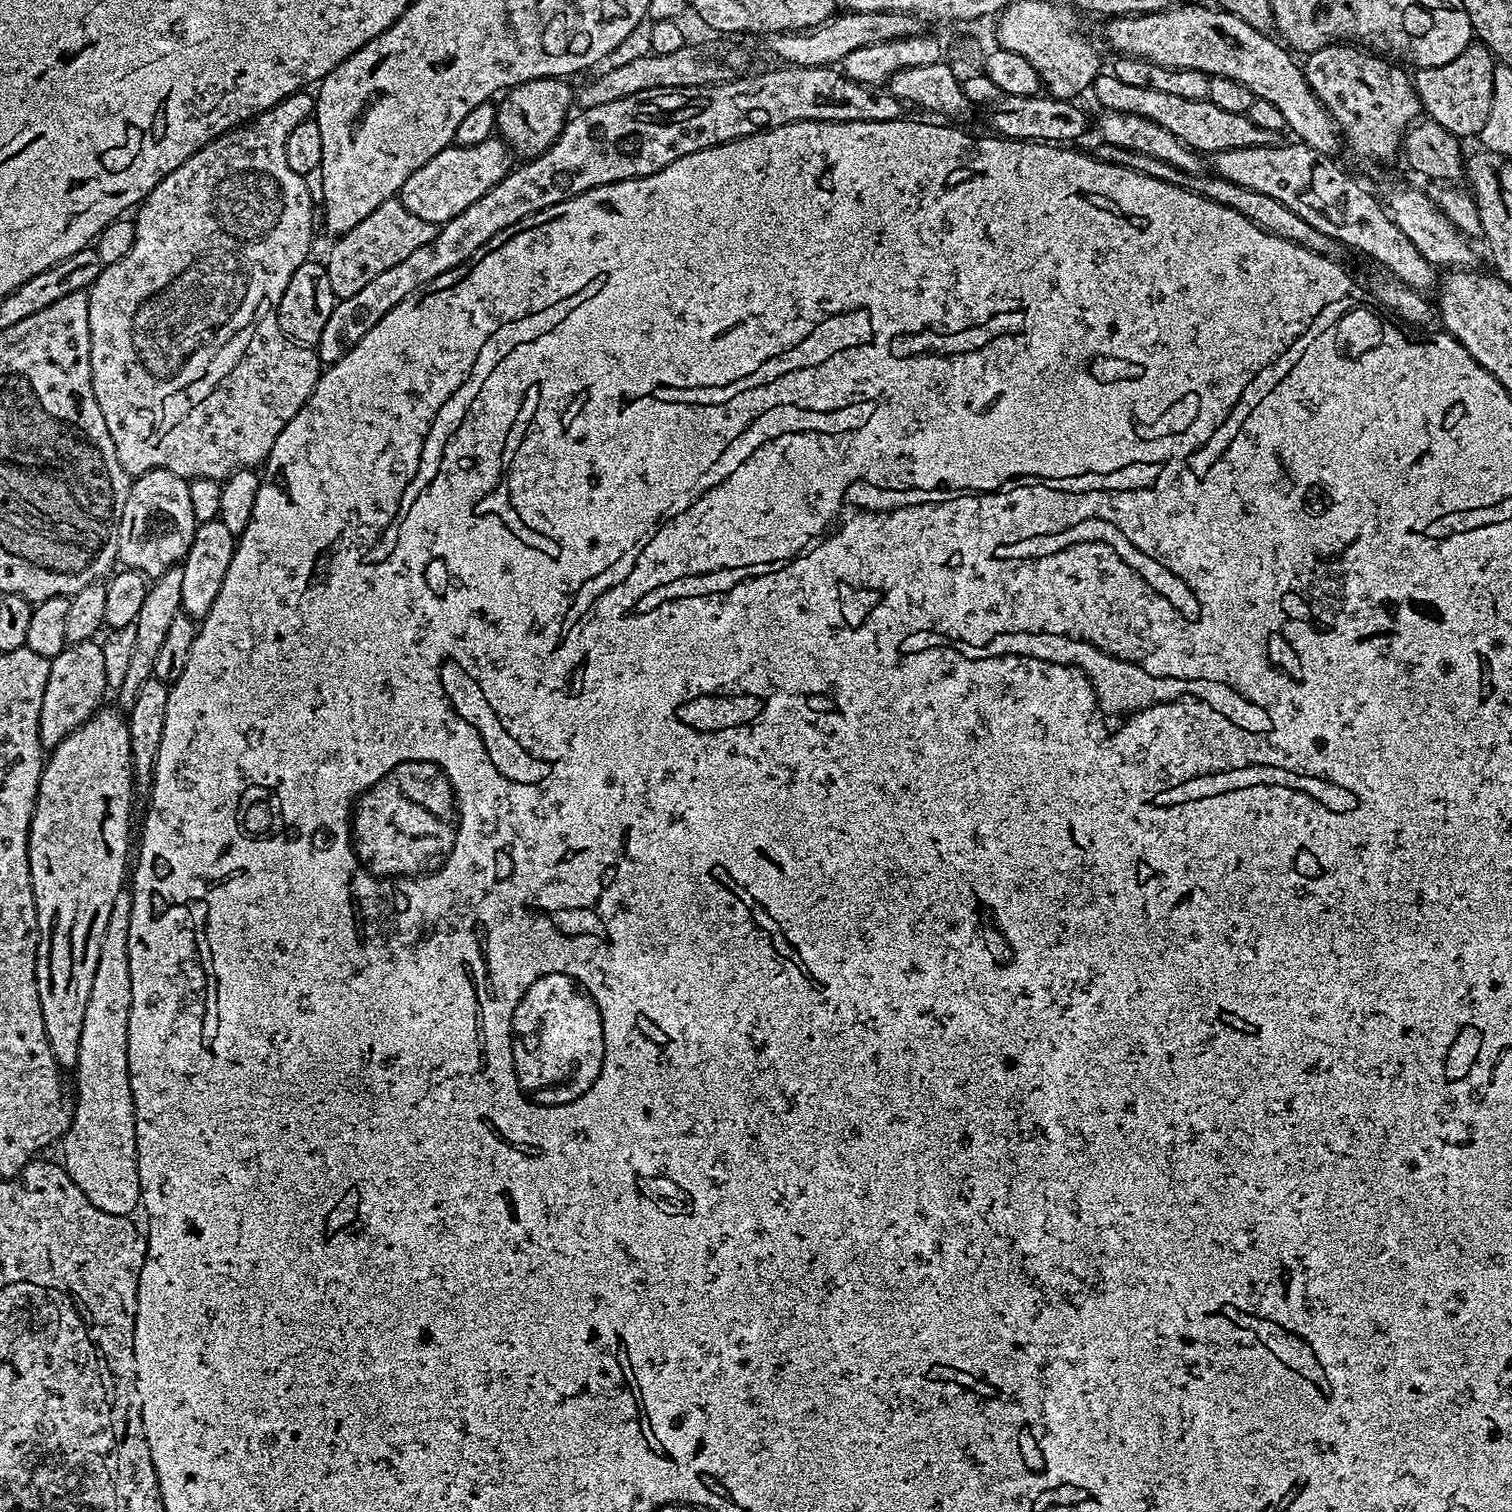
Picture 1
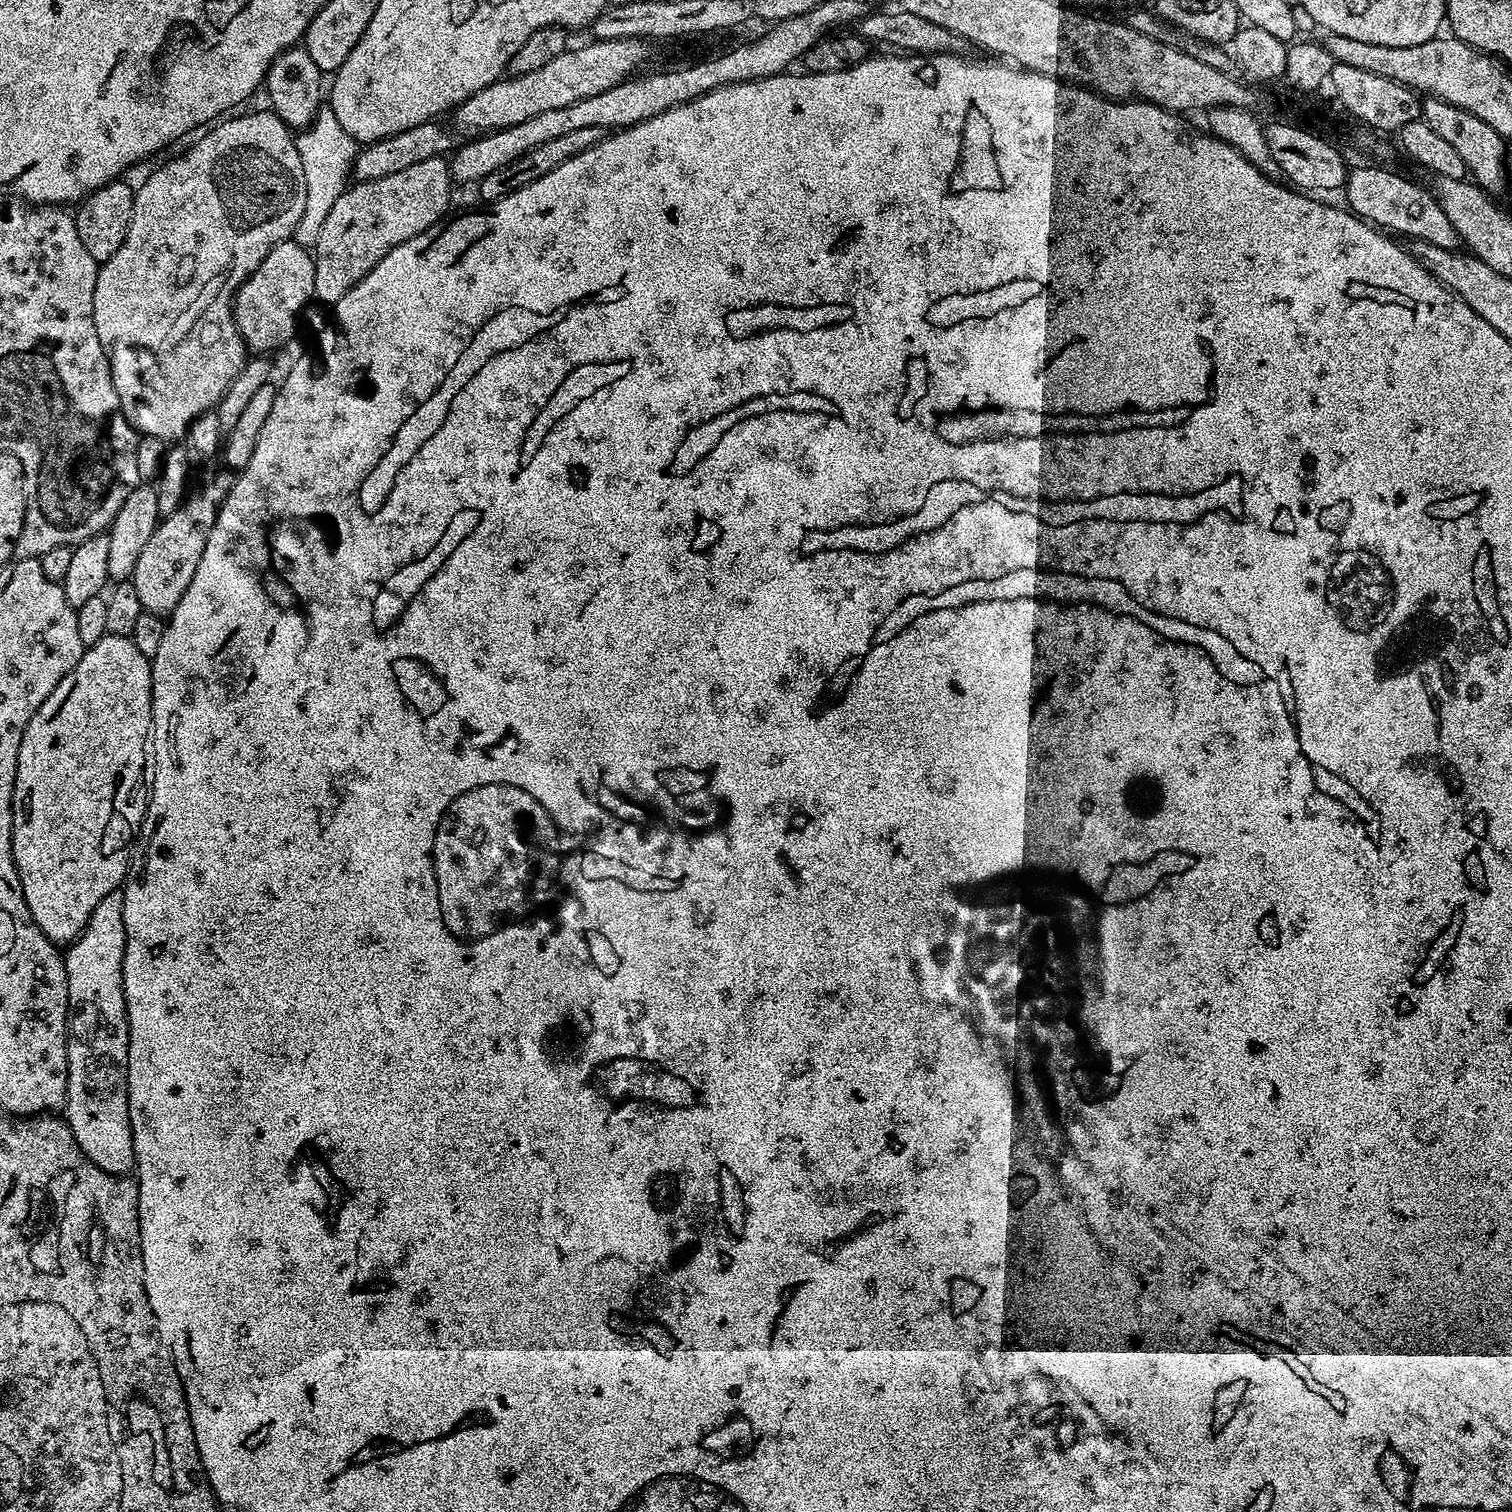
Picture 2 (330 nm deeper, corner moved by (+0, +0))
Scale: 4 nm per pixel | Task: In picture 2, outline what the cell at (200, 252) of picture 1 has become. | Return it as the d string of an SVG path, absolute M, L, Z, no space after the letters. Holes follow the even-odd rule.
M271 110L248 112L245 116L236 115L240 114L232 114L213 123L197 144L190 145L181 156L166 161L157 172L150 173L141 182L140 188L138 184L135 189L134 214L130 218L130 230L126 230L126 242L118 246L118 254L114 254L114 258L99 265L96 273L94 326L98 330L98 338L102 342L104 353L108 356L108 365L112 367L112 381L114 390L118 390L120 408L140 436L153 436L165 442L179 441L188 433L194 418L198 418L204 412L213 411L220 403L230 382L238 378L246 359L244 339L238 334L232 317L232 299L235 298L242 282L246 282L246 278L250 278L250 274L254 274L254 270L262 266L262 258L266 258L266 254L270 254L274 246L292 239L292 231L302 218L302 210L306 210L306 174L302 170L302 158L298 158L293 129L285 126Z

